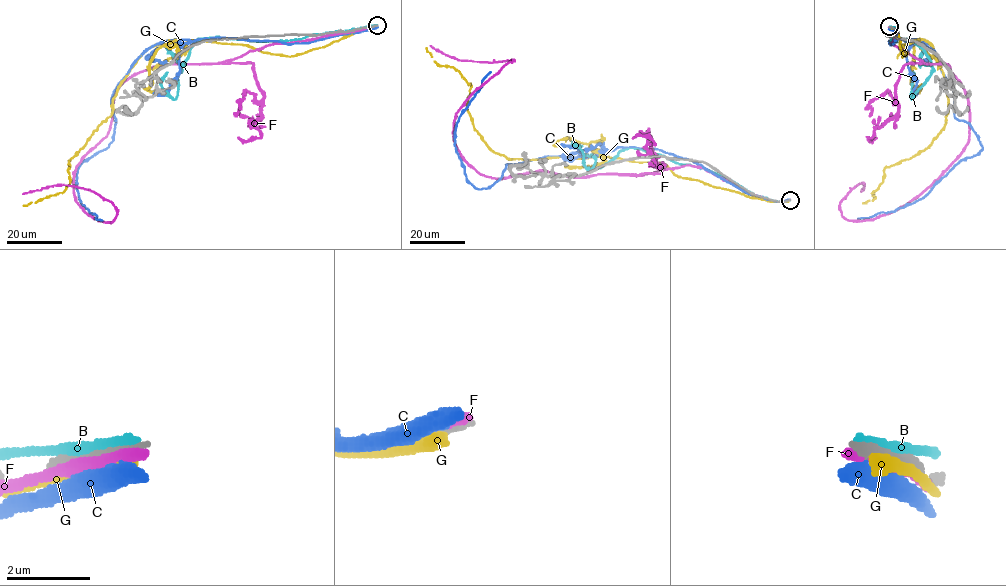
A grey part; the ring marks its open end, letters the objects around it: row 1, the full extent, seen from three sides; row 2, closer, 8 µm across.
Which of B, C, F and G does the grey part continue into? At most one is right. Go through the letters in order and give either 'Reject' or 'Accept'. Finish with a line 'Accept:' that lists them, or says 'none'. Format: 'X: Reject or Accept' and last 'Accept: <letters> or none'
B: Reject
C: Reject
F: Reject
G: Reject
Accept: none

